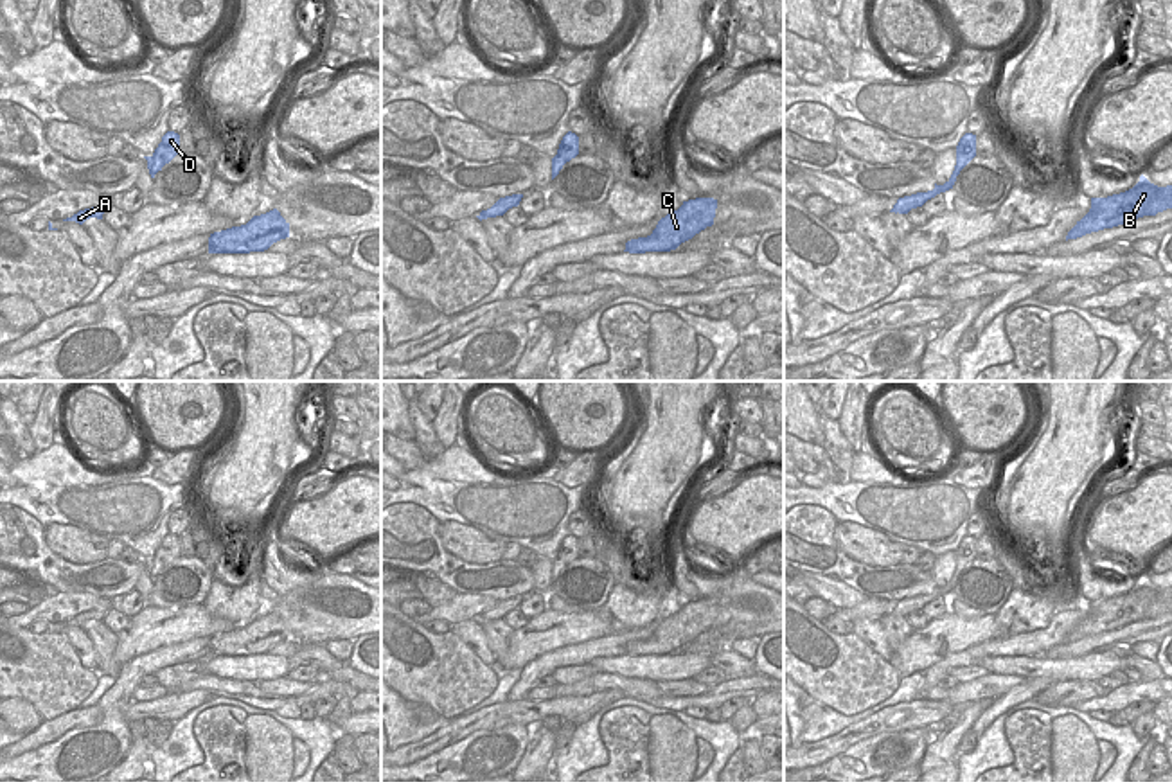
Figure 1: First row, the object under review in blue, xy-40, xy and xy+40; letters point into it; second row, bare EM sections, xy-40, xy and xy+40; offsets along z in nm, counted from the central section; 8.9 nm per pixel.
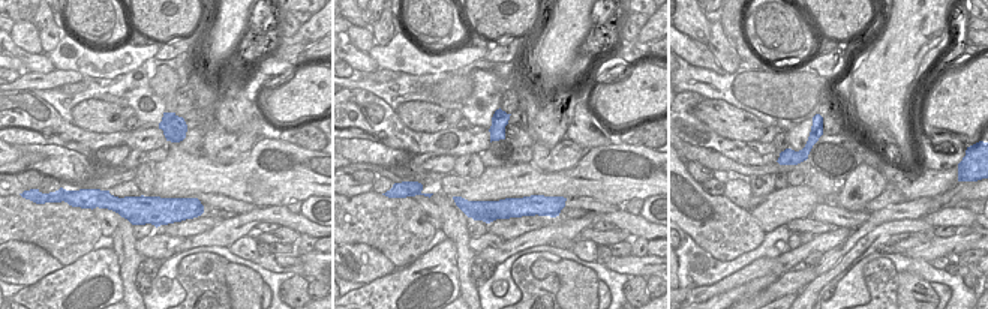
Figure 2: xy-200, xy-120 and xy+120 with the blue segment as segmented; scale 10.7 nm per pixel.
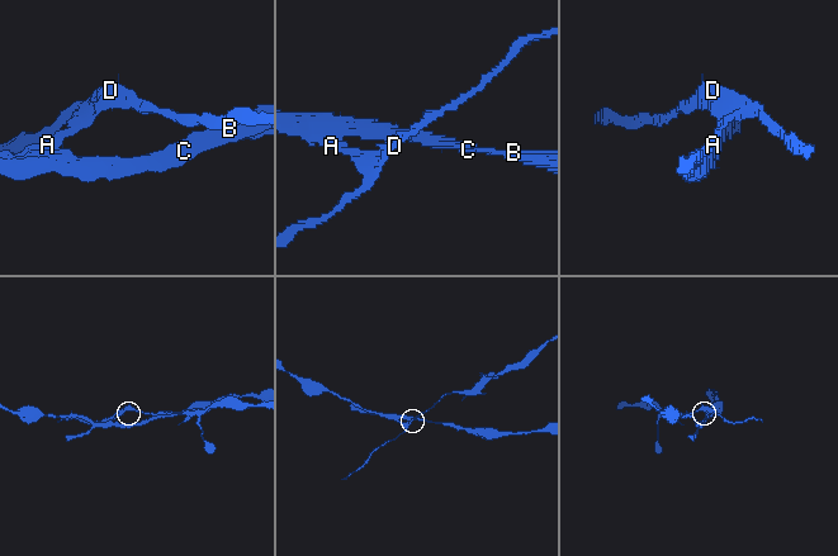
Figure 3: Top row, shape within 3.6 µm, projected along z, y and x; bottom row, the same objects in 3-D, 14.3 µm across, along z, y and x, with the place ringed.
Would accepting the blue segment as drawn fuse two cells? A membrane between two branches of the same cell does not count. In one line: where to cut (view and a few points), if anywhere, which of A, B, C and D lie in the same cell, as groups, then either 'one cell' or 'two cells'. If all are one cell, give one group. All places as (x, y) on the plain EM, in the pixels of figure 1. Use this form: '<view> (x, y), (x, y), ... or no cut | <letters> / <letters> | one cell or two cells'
xy (491, 610), (506, 613) | A B C / D | two cells

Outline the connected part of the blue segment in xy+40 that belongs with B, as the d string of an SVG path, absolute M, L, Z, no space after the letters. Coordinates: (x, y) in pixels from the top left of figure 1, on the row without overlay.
M1141 577L1140 584L1125 595L1091 600L1089 615L1068 635L1066 644L1143 618L1156 618L1167 611L1172 611L1172 588L1158 590Z

